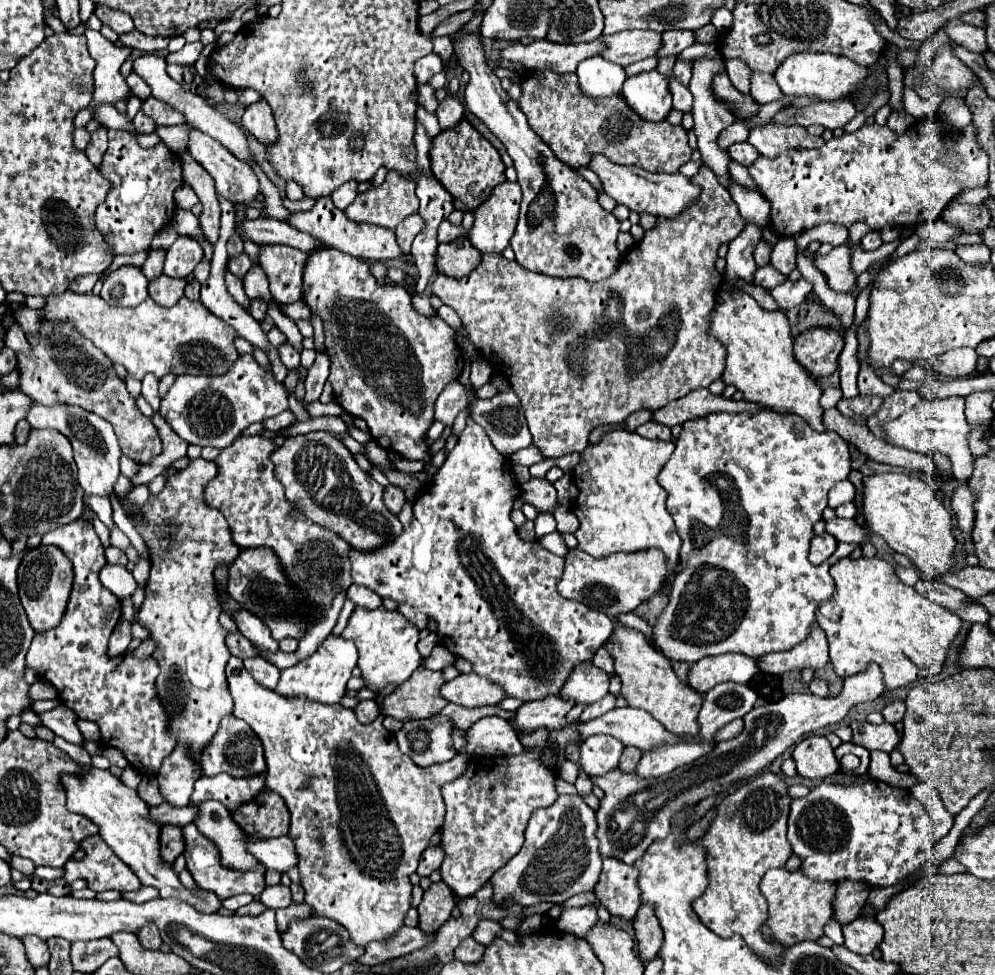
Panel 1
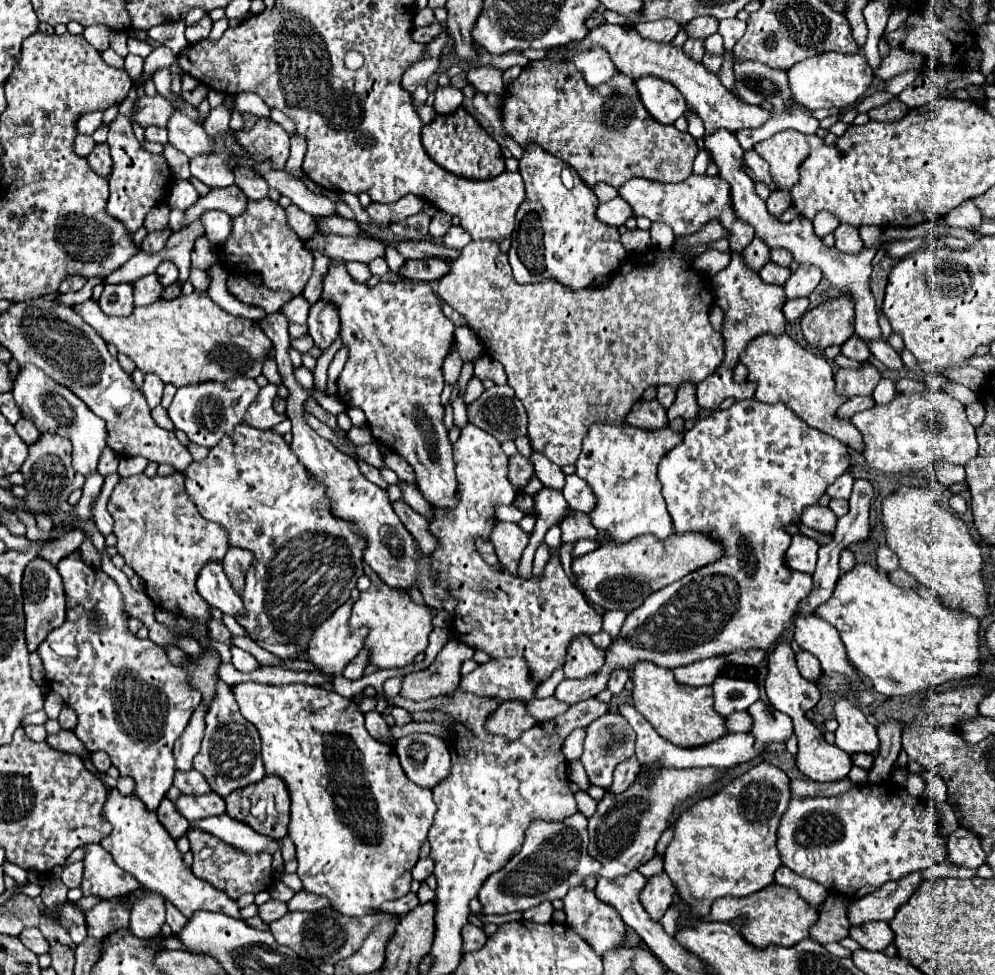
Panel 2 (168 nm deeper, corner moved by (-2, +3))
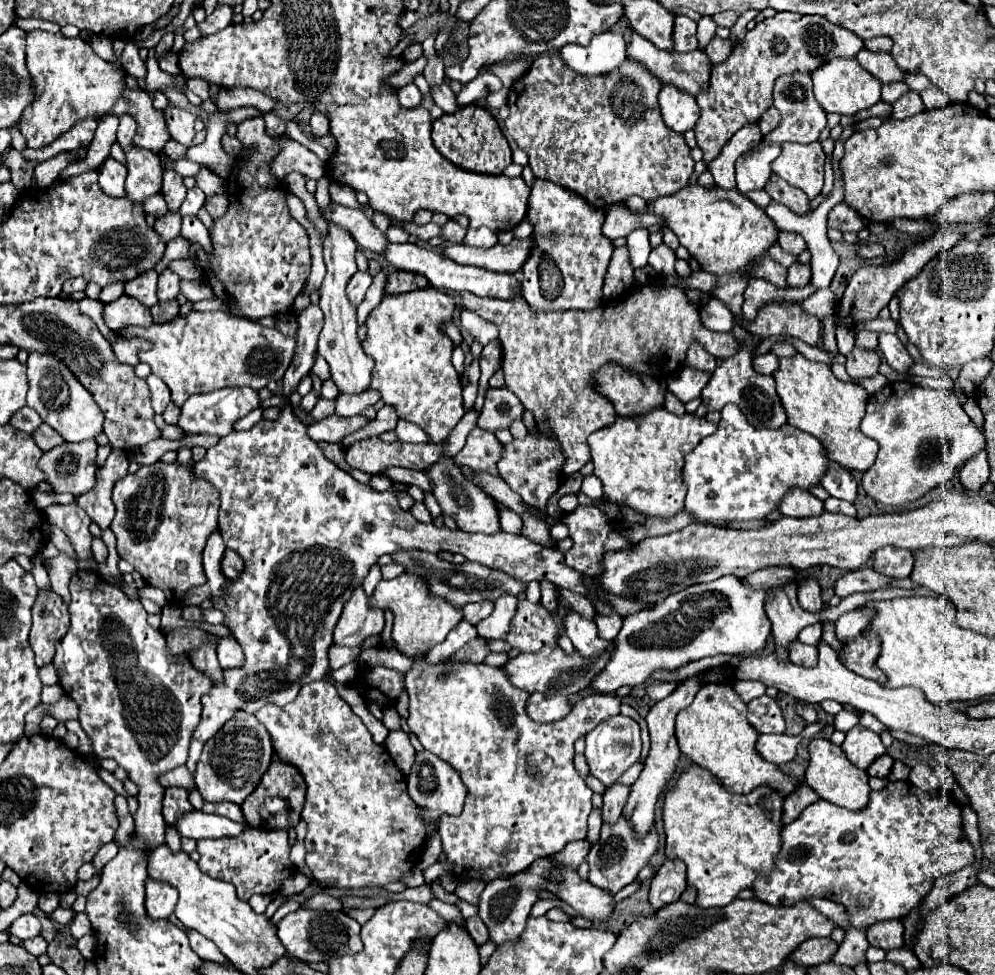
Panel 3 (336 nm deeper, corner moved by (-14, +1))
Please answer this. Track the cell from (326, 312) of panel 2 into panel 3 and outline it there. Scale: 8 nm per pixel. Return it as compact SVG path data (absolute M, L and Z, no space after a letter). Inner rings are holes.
M356 272L348 284L348 298L354 306L358 306L368 290L368 286L372 284L372 276L370 272Z

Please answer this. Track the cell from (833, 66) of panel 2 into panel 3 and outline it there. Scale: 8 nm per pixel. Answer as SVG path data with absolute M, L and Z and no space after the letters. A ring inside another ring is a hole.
M838 58L832 62L822 64L818 70L812 72L814 80L814 94L820 106L826 112L836 112L836 114L856 114L860 110L866 110L880 102L880 88L882 84L868 72L864 70L856 58Z

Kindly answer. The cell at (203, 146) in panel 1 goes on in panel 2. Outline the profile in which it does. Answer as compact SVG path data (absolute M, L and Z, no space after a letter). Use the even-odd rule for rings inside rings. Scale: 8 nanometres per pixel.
M174 112L168 122L168 142L184 152L190 160L200 154L212 154L214 152L214 140L204 132L200 124L194 120L188 120L182 112Z

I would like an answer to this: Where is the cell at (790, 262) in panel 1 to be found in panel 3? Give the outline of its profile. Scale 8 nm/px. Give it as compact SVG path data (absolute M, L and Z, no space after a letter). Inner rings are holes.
M780 232L778 244L782 246L782 250L786 250L788 254L794 254L794 256L798 256L802 250L806 250L804 238L796 232Z

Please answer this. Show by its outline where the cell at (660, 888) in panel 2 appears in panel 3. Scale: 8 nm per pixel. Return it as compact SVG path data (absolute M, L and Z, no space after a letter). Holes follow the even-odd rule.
M666 860L656 876L652 878L650 886L650 904L654 910L672 904L680 898L686 888L686 866L682 860Z

